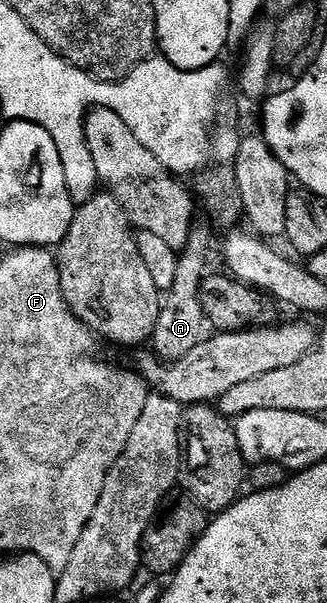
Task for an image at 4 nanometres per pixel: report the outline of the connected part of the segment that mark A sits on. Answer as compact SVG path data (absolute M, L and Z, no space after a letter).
M200 225L193 226L188 243L178 258L178 274L174 276L174 285L161 298L158 325L154 325L150 347L166 363L182 361L182 357L187 357L194 349L198 349L198 345L210 338L210 324L202 309L200 290L209 270L207 255L211 247L211 229Z

